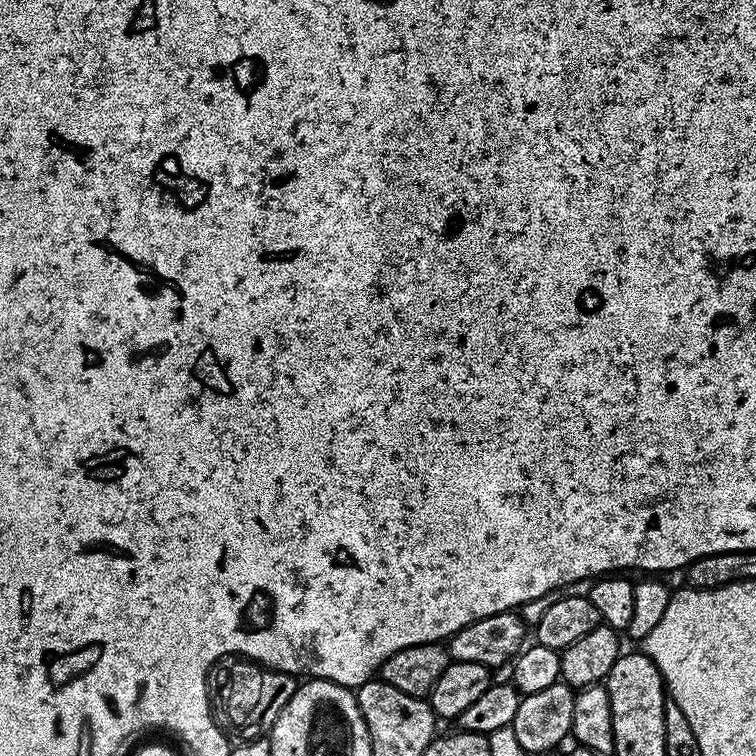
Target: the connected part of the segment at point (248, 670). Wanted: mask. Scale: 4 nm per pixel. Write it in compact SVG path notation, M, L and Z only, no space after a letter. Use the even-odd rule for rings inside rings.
M244 658L225 659L210 676L208 698L212 716L229 741L259 740L271 733L278 714L294 698L297 687L297 677L289 672L266 668Z

